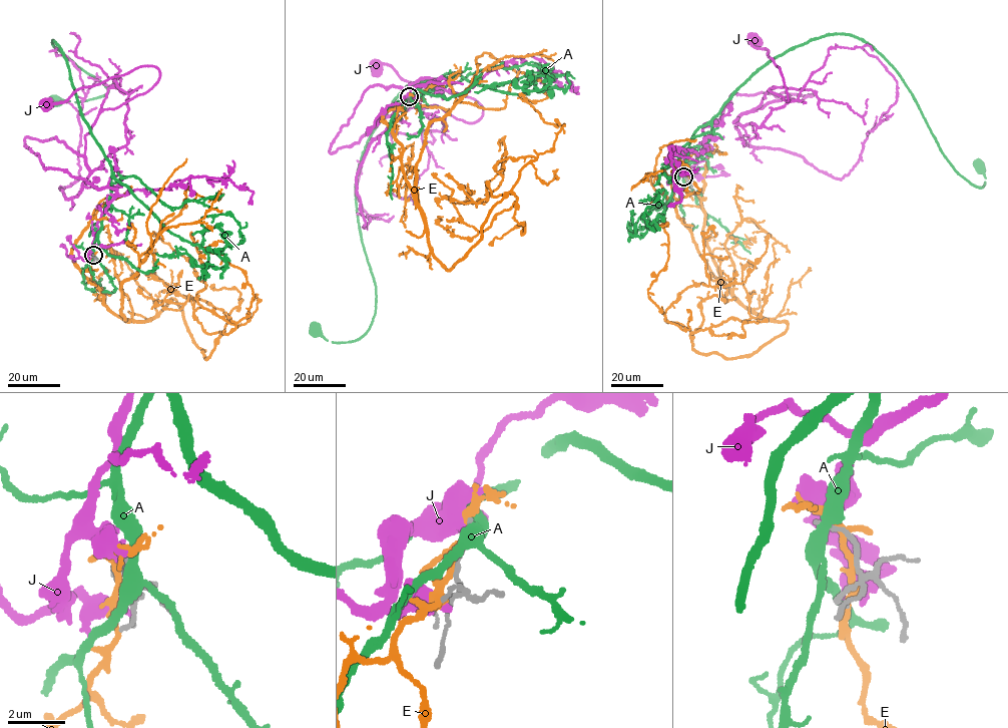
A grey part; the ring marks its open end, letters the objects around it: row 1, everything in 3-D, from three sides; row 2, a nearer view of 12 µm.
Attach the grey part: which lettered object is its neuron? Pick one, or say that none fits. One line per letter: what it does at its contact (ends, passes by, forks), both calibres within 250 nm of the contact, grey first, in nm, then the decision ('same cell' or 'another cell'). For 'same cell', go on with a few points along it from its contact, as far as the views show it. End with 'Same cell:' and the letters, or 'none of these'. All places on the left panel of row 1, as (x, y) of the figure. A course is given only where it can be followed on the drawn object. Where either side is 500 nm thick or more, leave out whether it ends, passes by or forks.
A: it forks | 150/360 nm | another cell
E: it forks | 190/180 nm | another cell
J: 170/550 nm | another cell
Same cell: none of these

